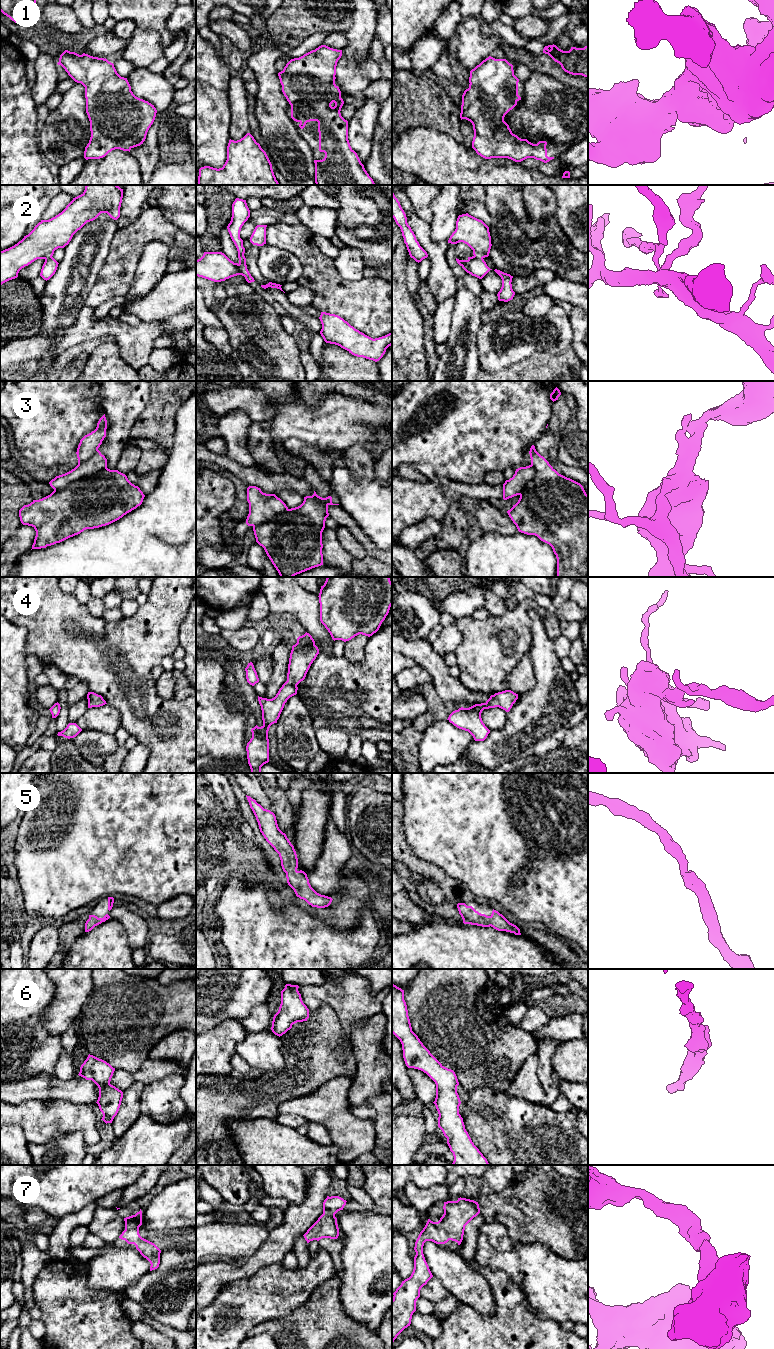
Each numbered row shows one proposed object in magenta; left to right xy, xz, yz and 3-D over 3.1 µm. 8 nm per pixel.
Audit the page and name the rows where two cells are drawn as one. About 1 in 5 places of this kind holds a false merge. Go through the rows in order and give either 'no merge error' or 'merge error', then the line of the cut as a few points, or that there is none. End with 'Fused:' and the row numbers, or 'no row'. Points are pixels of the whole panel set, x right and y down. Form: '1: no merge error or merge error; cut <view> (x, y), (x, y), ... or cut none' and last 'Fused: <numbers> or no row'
1: no merge error; cut none
2: merge error; cut xz (239, 263), (247, 270)
3: merge error; cut xy (106, 467), (54, 490)
4: no merge error; cut none
5: no merge error; cut none
6: no merge error; cut none
7: no merge error; cut none
Fused: 2, 3

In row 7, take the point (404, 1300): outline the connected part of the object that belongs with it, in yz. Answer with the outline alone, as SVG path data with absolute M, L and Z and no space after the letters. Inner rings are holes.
M466 1198L444 1202L444 1214L438 1222L428 1219L420 1232L414 1250L414 1269L411 1276L393 1293L392 1299L392 1343L397 1336L411 1324L416 1311L416 1301L421 1288L433 1277L423 1254L426 1241L445 1244L449 1240L458 1245L463 1240L465 1226L480 1213L478 1202Z

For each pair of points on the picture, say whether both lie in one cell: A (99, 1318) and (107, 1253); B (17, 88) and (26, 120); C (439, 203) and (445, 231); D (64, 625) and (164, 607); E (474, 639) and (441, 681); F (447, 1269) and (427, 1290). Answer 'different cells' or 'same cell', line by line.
A: different cells
B: same cell
C: same cell
D: same cell
E: different cells
F: different cells

